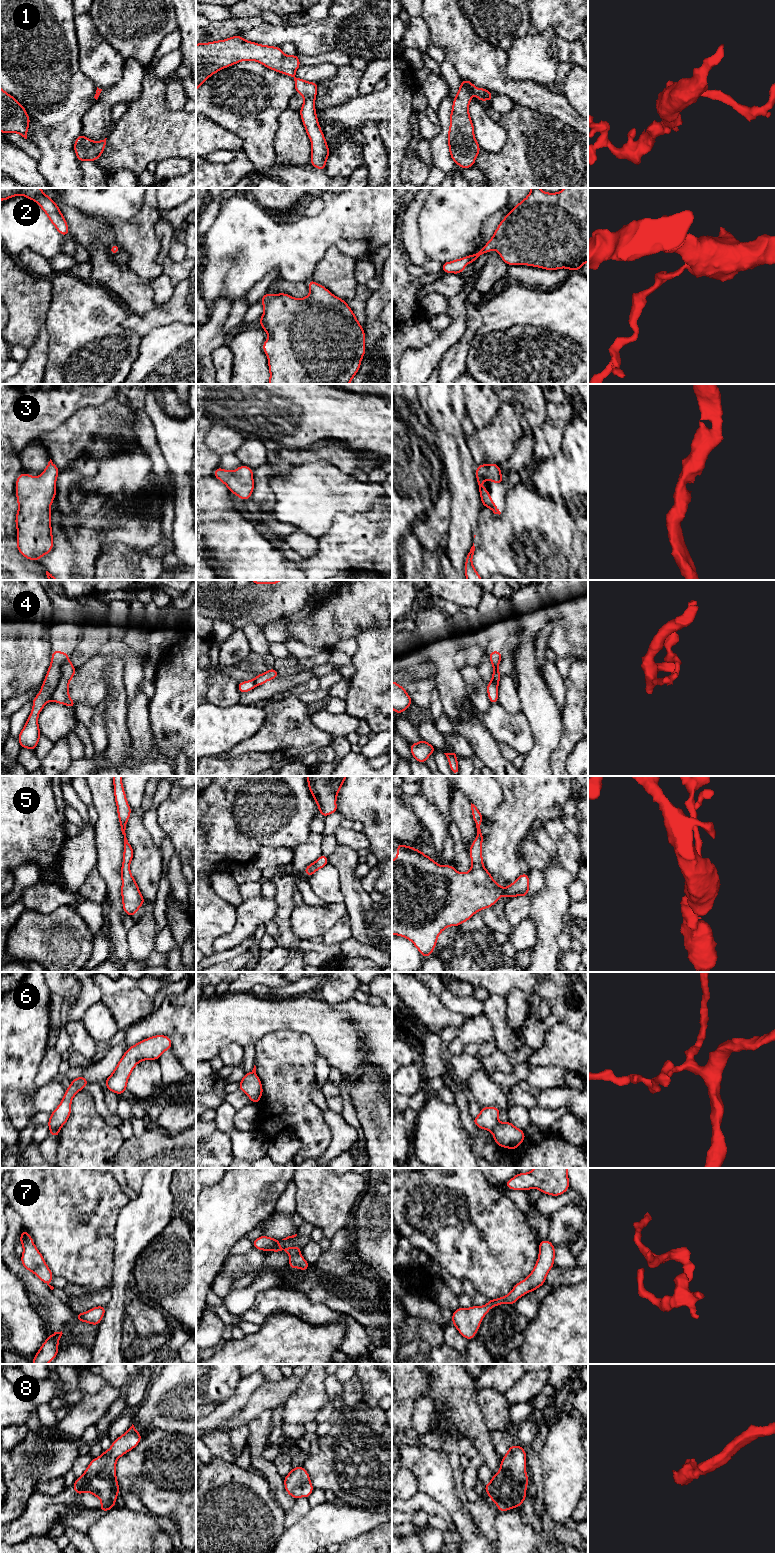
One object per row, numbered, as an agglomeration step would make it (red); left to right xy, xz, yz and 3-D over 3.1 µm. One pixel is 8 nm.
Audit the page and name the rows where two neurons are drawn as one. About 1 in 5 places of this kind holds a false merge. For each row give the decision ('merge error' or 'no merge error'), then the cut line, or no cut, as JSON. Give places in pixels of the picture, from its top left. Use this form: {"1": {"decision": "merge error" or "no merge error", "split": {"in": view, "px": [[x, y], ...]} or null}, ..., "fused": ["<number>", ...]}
{"1": {"decision": "no merge error", "split": null}, "2": {"decision": "no merge error", "split": null}, "3": {"decision": "no merge error", "split": null}, "4": {"decision": "merge error", "split": {"in": "xy", "px": [[68, 658], [60, 668], [60, 680], [50, 699]]}}, "5": {"decision": "no merge error", "split": null}, "6": {"decision": "merge error", "split": {"in": "yz", "px": [[498, 1122], [491, 1131]]}}, "7": {"decision": "no merge error", "split": null}, "8": {"decision": "no merge error", "split": null}, "fused": ["4", "6"]}

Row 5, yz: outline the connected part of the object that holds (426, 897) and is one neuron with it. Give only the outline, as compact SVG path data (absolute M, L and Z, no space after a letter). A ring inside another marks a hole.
M471 803L477 836L470 846L471 869L459 873L452 865L441 866L420 850L397 844L397 858L392 860L392 934L409 939L421 955L432 955L440 933L448 926L460 926L476 912L492 907L502 895L510 899L529 896L529 874L521 875L508 887L503 888L492 878L483 865L482 848L484 835L480 826L482 814Z

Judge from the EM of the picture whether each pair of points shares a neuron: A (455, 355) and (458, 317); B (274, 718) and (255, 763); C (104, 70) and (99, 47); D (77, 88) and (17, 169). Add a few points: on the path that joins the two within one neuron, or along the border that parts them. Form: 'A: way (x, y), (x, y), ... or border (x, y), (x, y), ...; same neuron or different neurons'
A: border (465, 320), (464, 333), (445, 352), (441, 360); different neurons
B: border (278, 750), (270, 752), (245, 752), (236, 757); different neurons
C: way (100, 64), (99, 53); same neuron
D: border (36, 161), (36, 167), (44, 177); different neurons

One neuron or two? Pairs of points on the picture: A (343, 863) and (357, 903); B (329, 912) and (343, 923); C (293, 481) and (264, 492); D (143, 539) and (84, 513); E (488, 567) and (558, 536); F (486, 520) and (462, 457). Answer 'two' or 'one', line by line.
A: one
B: two
C: two
D: one
E: one
F: two

